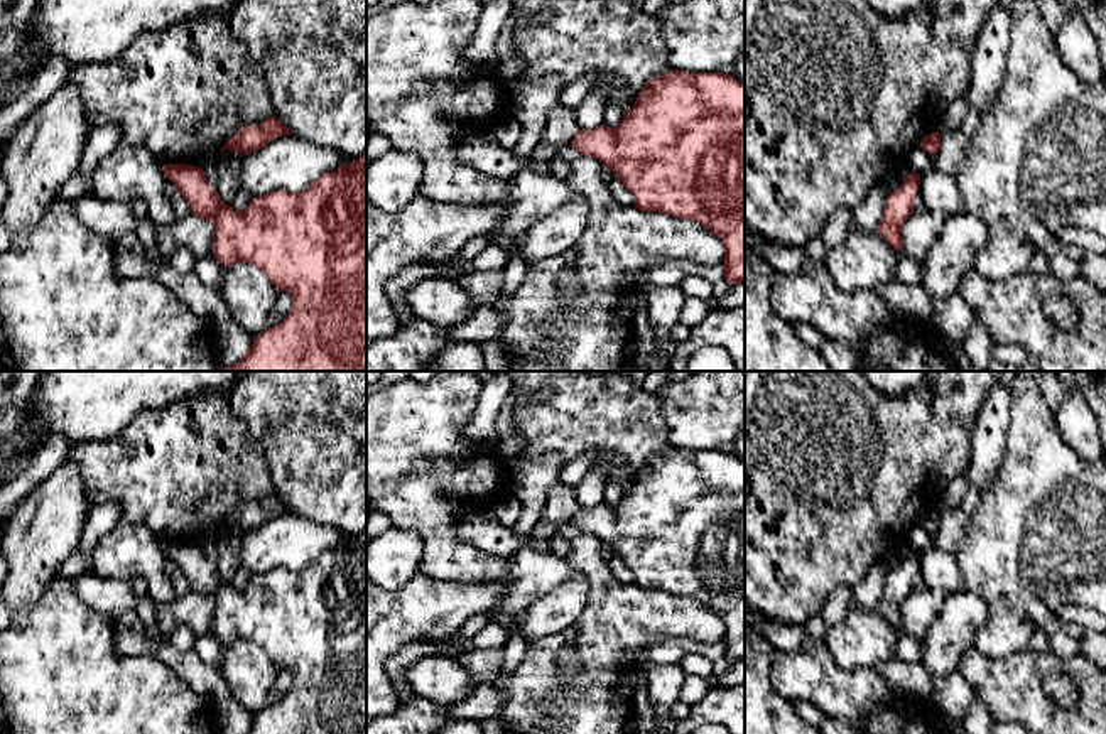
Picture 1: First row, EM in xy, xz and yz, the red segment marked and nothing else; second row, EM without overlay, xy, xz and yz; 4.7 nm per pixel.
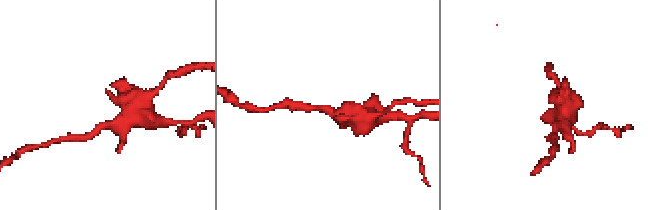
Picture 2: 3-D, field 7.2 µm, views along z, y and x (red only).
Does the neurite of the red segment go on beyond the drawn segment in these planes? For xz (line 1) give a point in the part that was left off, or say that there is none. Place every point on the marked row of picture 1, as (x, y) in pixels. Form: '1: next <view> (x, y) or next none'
1: next none

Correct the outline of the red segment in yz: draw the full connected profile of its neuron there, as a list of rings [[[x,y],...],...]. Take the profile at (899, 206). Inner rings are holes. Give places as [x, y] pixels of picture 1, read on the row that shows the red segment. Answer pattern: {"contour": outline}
{"contour": [[[912,172],[903,179],[903,184],[888,196],[885,202],[878,233],[897,251],[902,251],[902,224],[914,213],[914,201],[917,197],[915,194],[919,186],[920,175]]]}

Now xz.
{"contour": [[[672,69],[650,78],[635,105],[616,128],[605,123],[579,130],[572,147],[608,165],[633,194],[640,211],[655,211],[682,219],[696,219],[724,243],[724,278],[745,282],[745,84],[723,73],[684,73]]]}

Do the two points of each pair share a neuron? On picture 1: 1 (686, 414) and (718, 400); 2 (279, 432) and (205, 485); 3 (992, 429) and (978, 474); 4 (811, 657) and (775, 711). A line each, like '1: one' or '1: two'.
1: one
2: two
3: one
4: two

